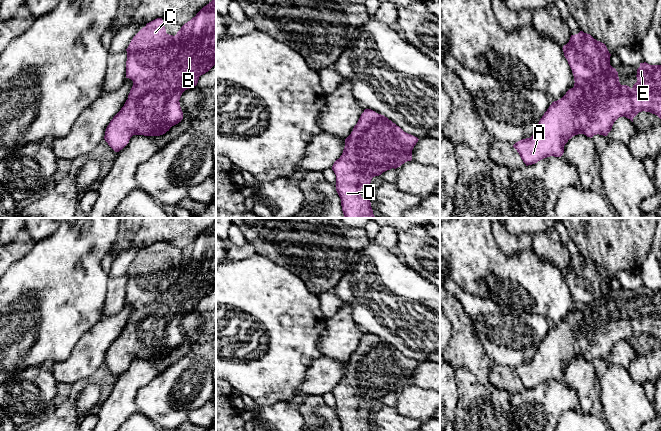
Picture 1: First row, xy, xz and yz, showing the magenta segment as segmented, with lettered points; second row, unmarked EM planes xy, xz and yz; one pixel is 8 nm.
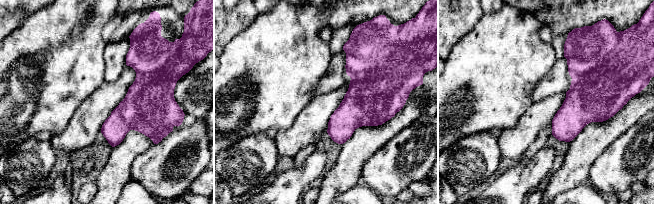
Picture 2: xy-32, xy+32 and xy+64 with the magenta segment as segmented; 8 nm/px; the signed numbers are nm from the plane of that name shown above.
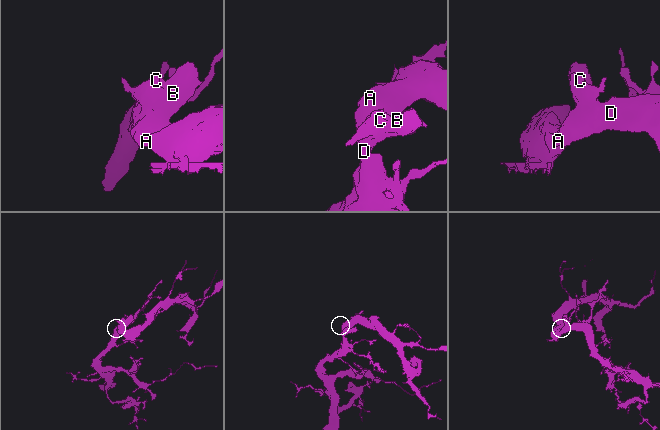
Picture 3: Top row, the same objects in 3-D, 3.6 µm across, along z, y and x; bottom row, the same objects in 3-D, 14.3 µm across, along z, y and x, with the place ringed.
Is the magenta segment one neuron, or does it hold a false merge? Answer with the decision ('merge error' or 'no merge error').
merge error

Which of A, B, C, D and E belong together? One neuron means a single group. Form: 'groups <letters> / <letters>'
groups A B D E / C

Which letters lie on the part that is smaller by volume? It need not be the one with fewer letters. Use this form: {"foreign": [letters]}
{"foreign": ["C"]}

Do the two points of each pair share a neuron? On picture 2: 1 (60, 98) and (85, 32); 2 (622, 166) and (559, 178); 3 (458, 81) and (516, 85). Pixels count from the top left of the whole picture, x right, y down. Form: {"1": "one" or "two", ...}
{"1": "one", "2": "two", "3": "one"}

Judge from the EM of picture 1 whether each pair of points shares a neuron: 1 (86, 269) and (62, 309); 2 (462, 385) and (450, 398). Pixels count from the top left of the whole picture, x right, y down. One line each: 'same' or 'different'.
1: same
2: different

